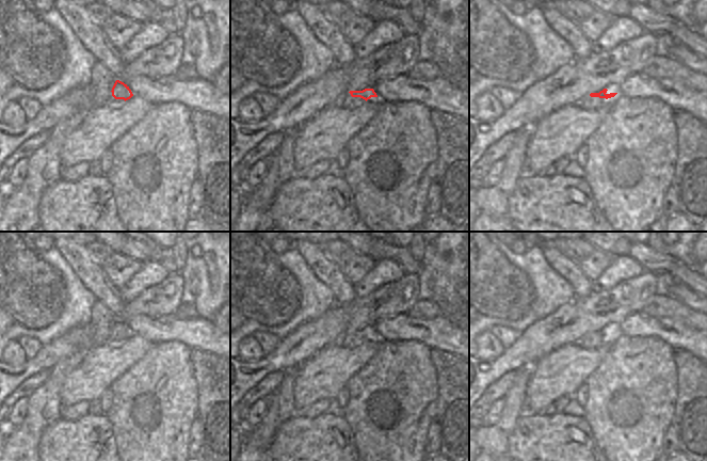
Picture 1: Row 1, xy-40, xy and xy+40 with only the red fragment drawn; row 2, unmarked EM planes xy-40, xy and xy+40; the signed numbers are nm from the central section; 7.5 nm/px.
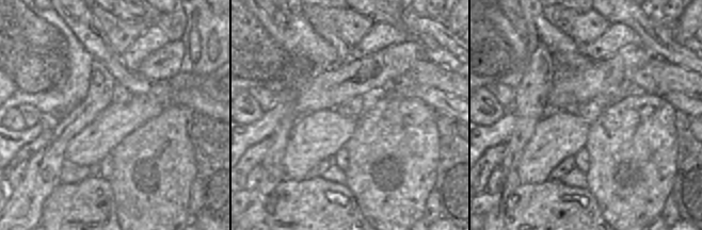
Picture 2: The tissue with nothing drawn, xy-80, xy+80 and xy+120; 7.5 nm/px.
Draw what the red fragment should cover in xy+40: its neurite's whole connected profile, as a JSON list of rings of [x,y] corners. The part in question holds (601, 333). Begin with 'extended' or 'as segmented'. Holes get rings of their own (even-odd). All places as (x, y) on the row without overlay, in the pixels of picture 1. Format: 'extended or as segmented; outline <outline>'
extended; outline [[[604,328],[599,332],[591,332],[583,336],[577,344],[584,349],[599,349],[601,347],[609,347],[611,344],[611,337],[617,332],[607,332],[607,328]]]

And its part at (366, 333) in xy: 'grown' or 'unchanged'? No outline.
grown

